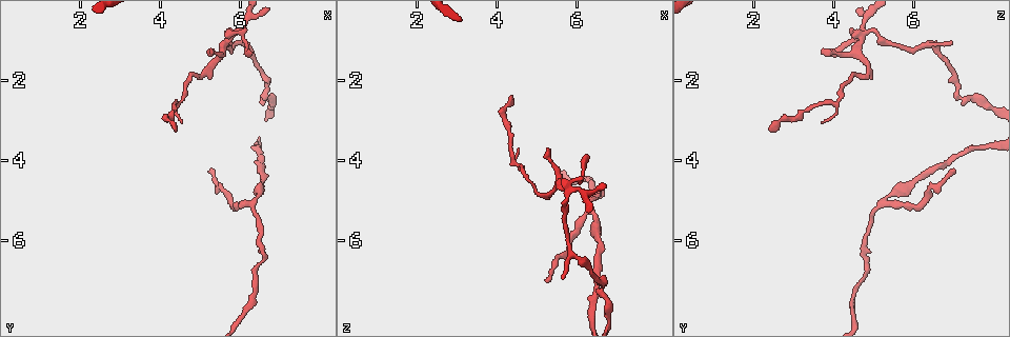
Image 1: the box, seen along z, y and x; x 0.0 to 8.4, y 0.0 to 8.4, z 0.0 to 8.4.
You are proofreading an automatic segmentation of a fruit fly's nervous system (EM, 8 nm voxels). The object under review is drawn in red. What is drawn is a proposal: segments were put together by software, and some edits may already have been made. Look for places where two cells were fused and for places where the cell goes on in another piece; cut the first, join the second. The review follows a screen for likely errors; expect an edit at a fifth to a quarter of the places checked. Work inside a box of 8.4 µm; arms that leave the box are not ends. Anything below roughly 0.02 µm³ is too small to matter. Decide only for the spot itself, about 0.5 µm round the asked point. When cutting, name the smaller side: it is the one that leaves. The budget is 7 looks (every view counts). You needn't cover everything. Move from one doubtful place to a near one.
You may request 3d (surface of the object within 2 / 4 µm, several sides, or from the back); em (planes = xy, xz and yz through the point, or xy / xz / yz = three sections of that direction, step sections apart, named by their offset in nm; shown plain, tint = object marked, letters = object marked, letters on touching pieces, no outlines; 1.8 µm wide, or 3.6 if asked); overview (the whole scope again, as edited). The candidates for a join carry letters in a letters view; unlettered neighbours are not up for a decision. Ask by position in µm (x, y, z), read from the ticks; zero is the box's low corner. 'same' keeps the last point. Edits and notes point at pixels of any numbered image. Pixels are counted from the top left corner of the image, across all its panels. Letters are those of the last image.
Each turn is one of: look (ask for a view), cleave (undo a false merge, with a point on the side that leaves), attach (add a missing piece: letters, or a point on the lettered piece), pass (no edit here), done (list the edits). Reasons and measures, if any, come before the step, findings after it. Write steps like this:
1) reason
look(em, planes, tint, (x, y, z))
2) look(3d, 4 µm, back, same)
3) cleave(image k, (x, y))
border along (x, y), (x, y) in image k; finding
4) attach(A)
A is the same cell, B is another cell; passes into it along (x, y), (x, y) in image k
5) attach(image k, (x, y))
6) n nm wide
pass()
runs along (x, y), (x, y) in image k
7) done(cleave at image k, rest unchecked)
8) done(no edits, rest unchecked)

two arms in line, one across
look(em, planes, tint, (5.85, 0.85, 4.70))

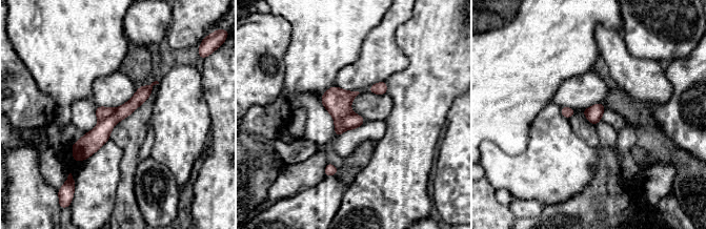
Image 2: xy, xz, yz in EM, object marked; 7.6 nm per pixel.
what lies round it
look(em, planes, letters, same)

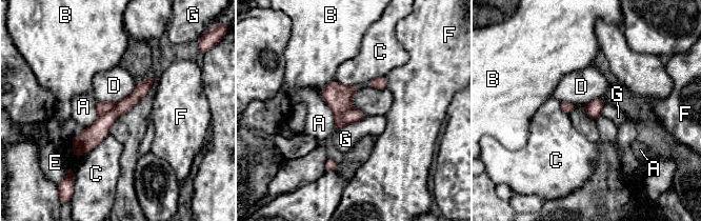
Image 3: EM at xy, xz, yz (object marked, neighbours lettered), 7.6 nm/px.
cleave(image 3, (353, 116))
A, B, C, D, E, F and G are other cells; the part that leaves runs along (148, 83), (118, 109), (76, 154) in image 3; two cells meet here

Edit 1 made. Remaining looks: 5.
abrupt turn
look(3d, 4 µm, (6.60, 2.35, 7.05))

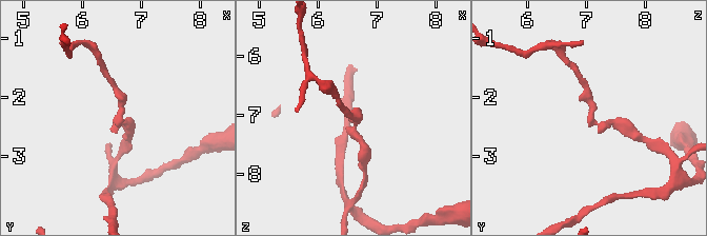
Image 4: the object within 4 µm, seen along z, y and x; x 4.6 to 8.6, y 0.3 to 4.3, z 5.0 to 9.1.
shape alone is not enough
look(em, planes, plain, (6.60, 2.35, 7.05))

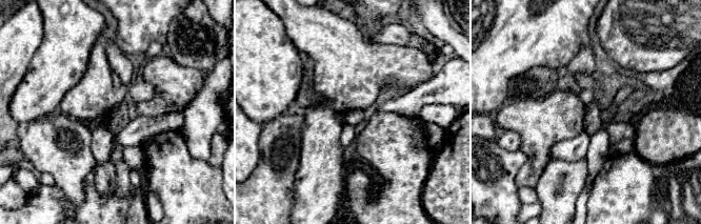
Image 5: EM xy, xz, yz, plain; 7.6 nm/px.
what lies round it
look(em, planes, letters, same)

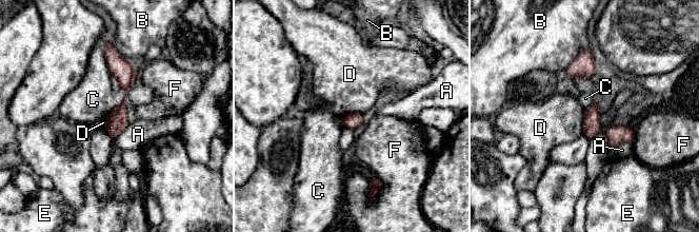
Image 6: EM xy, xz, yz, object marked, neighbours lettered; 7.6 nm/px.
pass()
A, B, C, D, E and F are other cells; border along (584, 110), (582, 133) in image 6; continuous, no second cell

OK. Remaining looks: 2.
done(cleave at image 3, rest unchecked)

